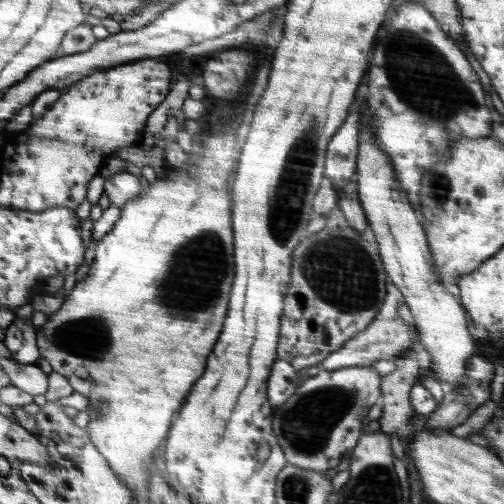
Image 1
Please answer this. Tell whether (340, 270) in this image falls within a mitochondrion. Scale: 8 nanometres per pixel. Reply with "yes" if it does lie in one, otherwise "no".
yes

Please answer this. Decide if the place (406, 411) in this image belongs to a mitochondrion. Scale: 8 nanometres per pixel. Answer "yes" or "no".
no

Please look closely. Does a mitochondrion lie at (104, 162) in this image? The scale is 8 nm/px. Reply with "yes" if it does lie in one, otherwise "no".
no

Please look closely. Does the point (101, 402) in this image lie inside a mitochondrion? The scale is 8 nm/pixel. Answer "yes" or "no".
yes

